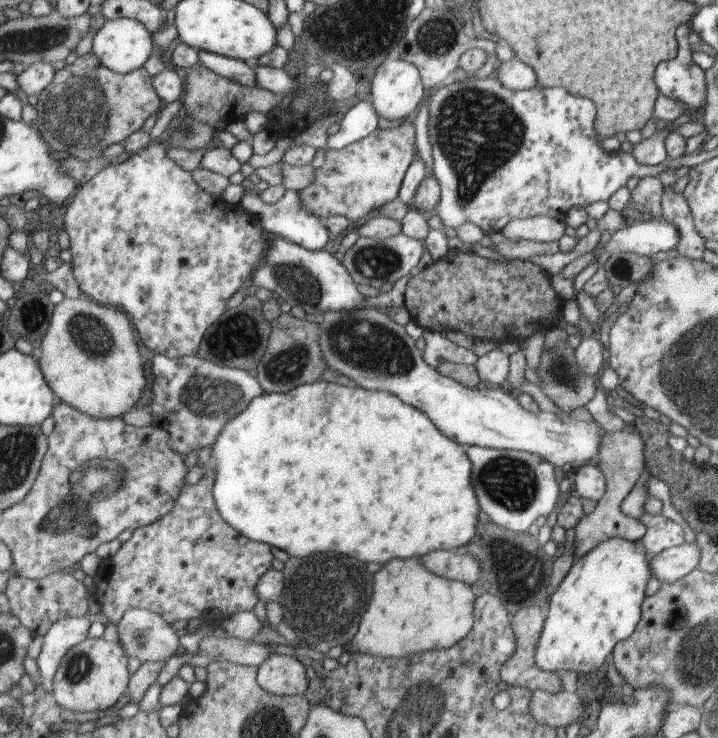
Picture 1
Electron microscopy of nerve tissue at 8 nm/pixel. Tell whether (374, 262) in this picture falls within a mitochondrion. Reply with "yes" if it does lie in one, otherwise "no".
yes

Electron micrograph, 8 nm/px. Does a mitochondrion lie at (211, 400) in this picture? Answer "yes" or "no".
yes

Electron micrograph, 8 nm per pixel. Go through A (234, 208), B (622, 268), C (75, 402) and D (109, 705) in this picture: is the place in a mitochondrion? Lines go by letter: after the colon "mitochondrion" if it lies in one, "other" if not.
A: other
B: mitochondrion
C: other
D: other

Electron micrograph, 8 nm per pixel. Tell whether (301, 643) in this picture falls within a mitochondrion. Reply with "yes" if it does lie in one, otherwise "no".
yes

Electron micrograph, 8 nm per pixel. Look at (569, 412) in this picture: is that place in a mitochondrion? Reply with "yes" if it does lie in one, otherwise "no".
no

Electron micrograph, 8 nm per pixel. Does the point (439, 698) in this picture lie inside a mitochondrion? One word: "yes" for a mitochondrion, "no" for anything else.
yes

